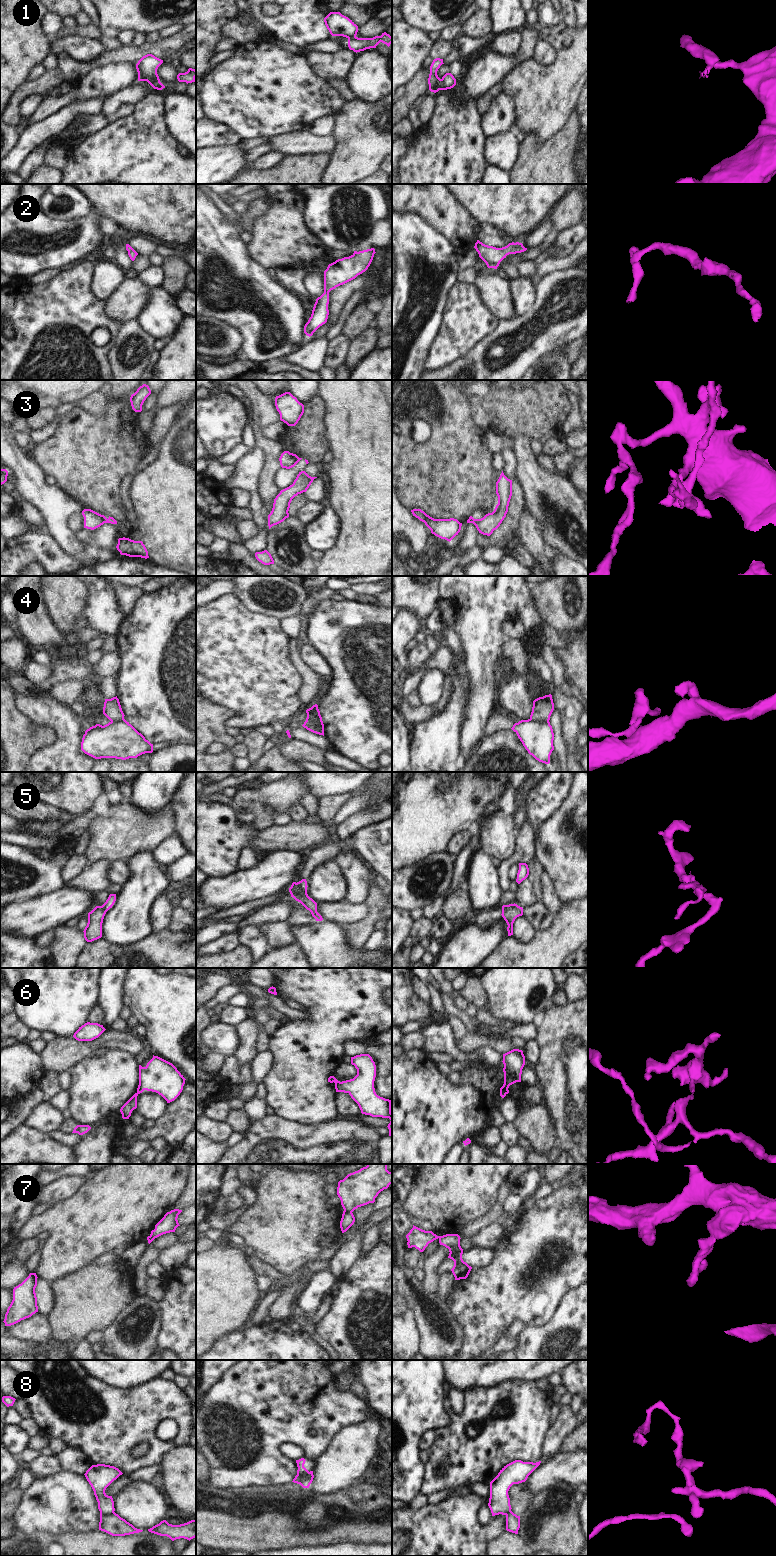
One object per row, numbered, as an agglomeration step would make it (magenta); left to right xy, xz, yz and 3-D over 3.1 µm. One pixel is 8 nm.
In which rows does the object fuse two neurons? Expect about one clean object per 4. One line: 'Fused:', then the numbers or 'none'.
Fused: 1, 3, 4, 5, 6, 7, 8

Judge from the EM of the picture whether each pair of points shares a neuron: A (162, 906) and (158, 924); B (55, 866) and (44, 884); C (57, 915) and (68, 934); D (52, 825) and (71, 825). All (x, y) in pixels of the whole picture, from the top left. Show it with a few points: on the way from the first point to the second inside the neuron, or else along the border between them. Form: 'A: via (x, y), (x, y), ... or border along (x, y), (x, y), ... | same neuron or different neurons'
A: via (161, 910), (159, 920) | same neuron
B: via (51, 870), (44, 877), (44, 880) | same neuron
C: border along (63, 924), (56, 927) | different neurons
D: border along (74, 815), (59, 829), (60, 836) | different neurons

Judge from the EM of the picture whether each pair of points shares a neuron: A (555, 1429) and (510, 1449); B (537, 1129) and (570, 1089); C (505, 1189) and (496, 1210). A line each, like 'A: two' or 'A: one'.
A: two
B: two
C: two

